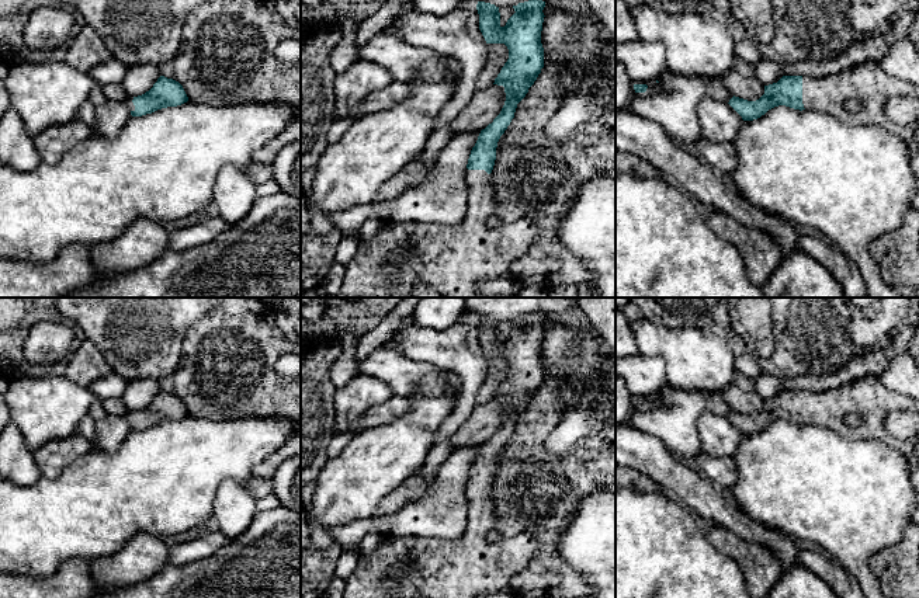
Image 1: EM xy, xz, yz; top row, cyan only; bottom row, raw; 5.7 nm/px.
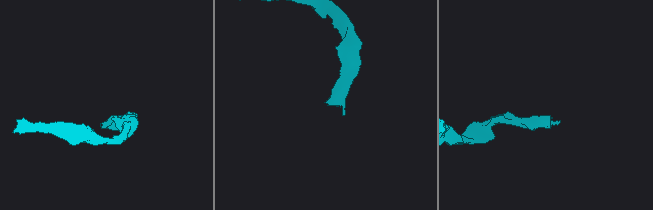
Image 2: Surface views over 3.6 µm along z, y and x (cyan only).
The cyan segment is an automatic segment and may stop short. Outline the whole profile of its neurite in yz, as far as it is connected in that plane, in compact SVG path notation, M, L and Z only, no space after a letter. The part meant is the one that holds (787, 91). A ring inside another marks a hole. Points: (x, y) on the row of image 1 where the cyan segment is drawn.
M866 60L839 74L812 79L808 76L783 76L777 83L764 86L764 94L756 101L732 97L729 105L743 121L753 121L769 109L786 105L829 114L843 122L875 124L899 135L909 149L911 164L919 180L919 149L915 138L918 125L899 126L884 112L894 97L919 98L919 86L885 73L878 60ZM859 100L863 109L852 115L845 102Z

